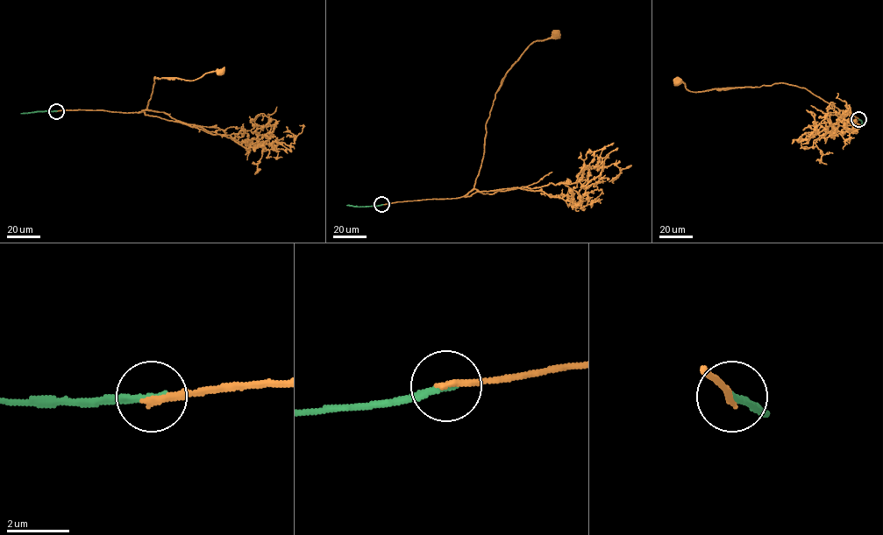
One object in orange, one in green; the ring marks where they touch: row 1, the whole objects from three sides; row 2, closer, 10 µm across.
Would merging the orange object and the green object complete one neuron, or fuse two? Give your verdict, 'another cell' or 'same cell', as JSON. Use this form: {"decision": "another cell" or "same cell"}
{"decision": "same cell"}

